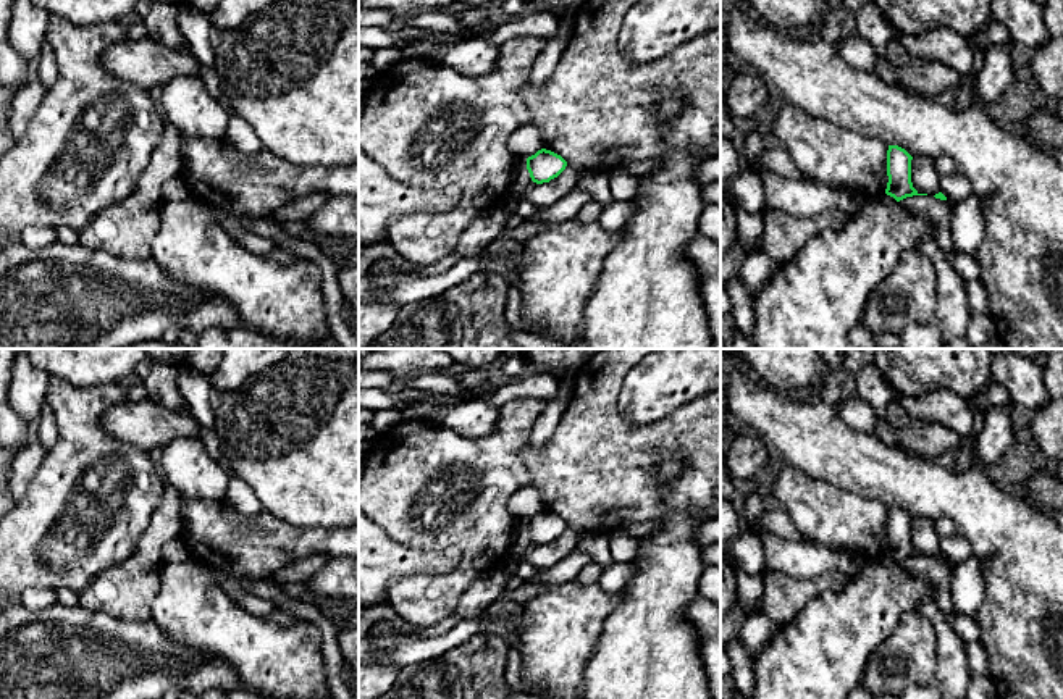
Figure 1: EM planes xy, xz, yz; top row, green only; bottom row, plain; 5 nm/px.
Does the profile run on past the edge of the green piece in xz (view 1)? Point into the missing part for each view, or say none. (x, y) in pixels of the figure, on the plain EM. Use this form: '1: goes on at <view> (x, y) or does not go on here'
1: does not go on here

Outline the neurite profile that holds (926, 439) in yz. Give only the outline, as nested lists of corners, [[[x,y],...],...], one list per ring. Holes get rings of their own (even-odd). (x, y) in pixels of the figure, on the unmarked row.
[[[877,420],[874,434],[890,447],[931,460],[947,452],[958,454],[966,442],[953,429],[939,423],[914,423],[911,429],[903,431],[887,420]]]

